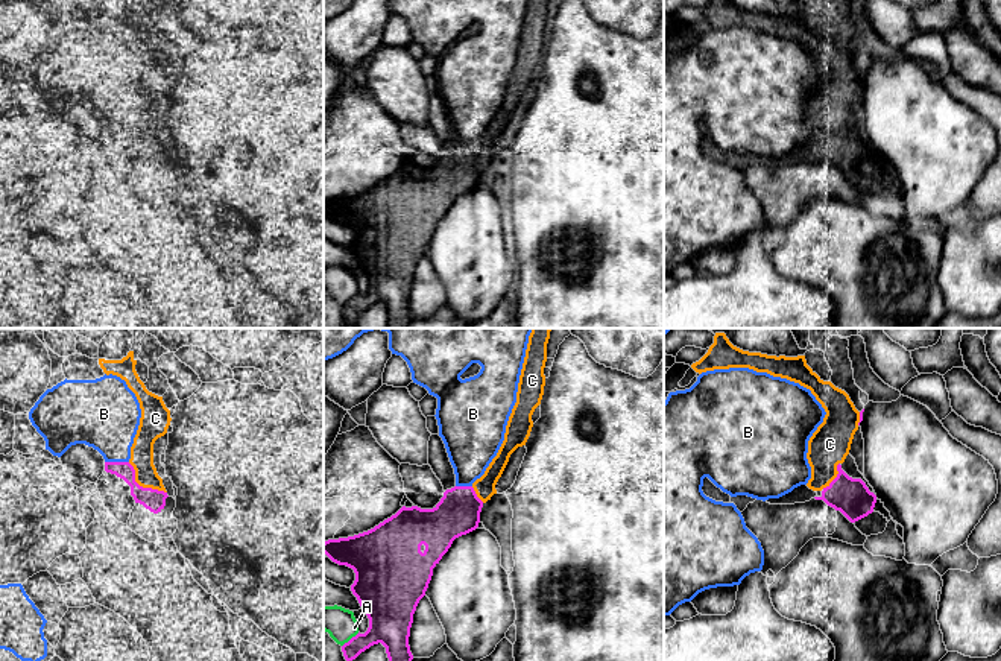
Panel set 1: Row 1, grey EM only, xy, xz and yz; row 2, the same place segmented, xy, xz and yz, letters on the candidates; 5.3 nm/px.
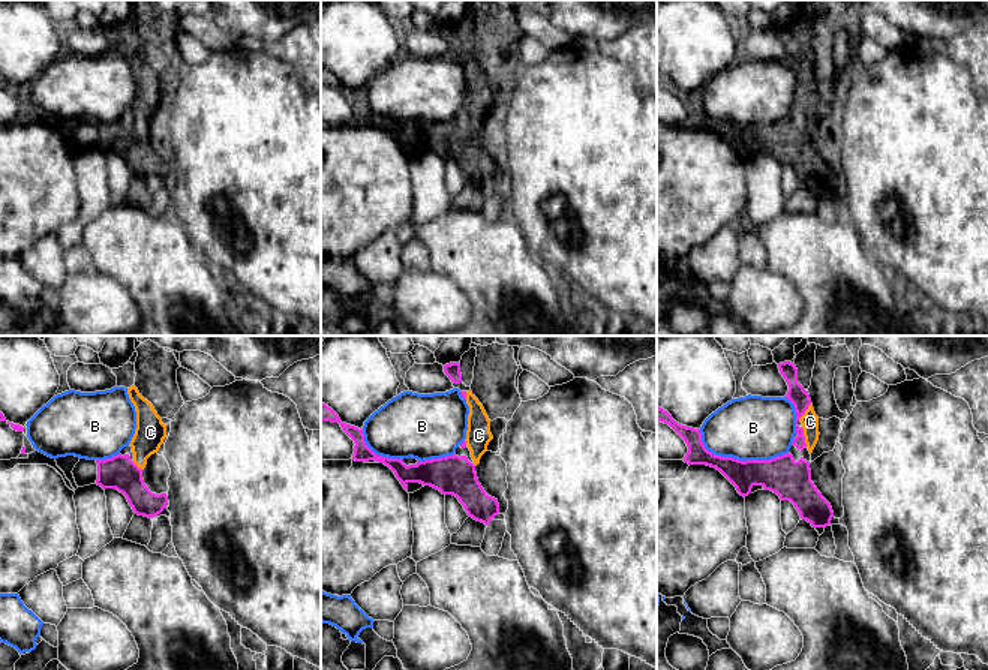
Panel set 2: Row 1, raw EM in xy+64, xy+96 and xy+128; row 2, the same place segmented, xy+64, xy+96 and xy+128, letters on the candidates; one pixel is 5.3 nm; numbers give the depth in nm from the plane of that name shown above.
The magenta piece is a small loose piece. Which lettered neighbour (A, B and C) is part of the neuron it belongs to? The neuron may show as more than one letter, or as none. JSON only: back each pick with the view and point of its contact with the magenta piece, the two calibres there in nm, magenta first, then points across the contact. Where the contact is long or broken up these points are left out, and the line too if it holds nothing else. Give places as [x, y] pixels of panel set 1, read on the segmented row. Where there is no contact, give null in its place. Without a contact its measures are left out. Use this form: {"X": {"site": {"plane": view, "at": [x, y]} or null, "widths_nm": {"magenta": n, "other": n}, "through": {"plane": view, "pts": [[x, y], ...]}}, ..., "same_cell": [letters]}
{"C": {"site": {"plane": "xy", "at": [142, 487]}, "widths_nm": {"magenta": 120, "other": 130}}, "same_cell": ["C"]}

